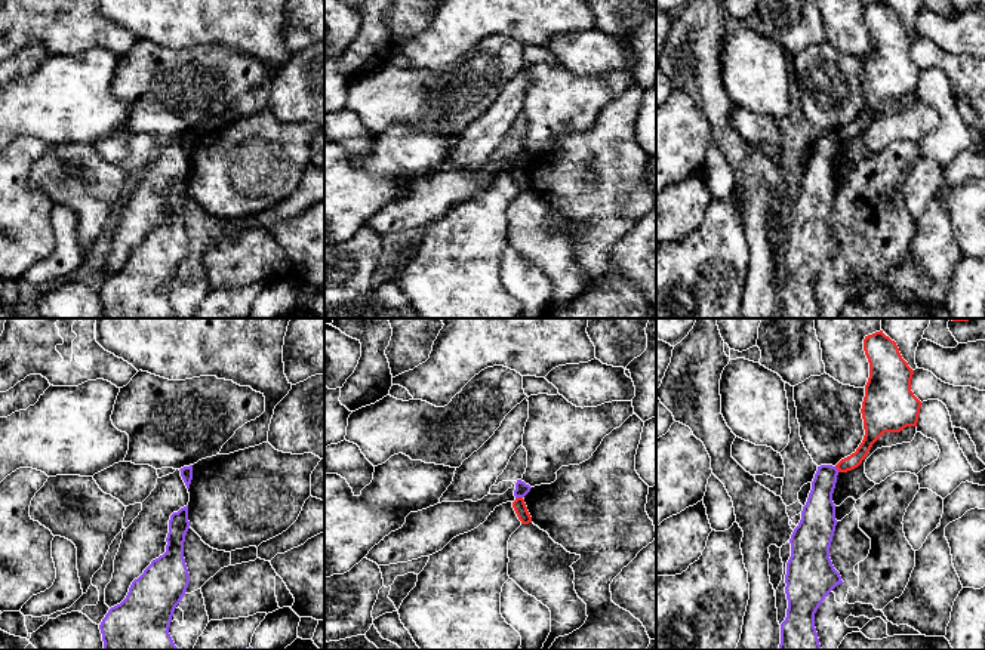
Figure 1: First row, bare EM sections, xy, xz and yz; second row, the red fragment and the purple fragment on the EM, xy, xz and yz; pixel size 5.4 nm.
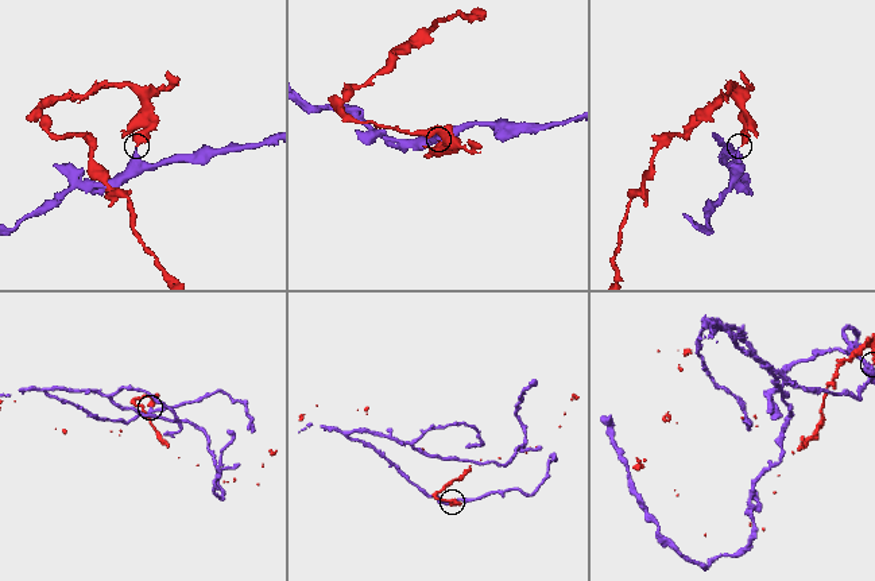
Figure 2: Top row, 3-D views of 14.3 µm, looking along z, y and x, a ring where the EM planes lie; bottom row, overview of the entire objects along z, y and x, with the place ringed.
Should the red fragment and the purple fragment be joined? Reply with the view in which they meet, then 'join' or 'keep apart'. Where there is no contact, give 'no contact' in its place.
xz | keep apart

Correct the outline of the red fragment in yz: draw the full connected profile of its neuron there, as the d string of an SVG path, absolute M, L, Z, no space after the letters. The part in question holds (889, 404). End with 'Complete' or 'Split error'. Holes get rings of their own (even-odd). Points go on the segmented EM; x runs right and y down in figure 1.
M880 330L865 336L864 351L869 363L869 378L861 409L865 435L856 452L835 465L838 472L858 468L884 432L901 432L906 426L917 426L918 422L921 401L911 391L914 370L902 358L896 342Z. Complete

